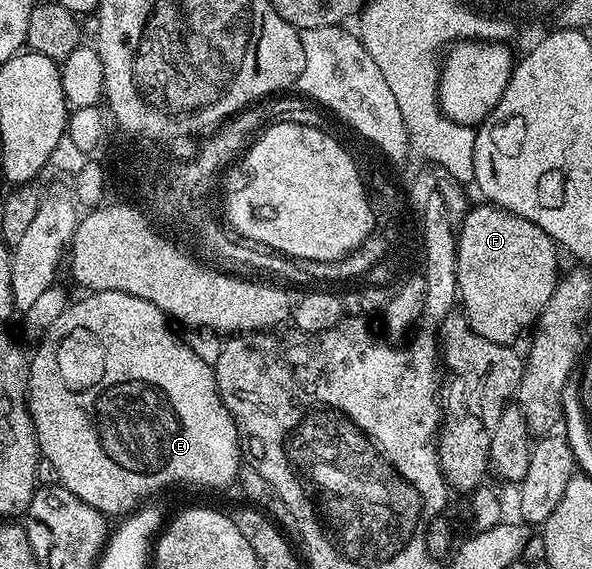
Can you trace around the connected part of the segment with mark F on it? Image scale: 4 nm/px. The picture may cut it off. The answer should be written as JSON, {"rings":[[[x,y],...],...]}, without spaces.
{"rings":[[[473,205],[458,226],[456,235],[458,302],[464,317],[468,320],[468,327],[475,330],[478,336],[507,346],[515,343],[515,338],[524,329],[527,331],[535,327],[536,318],[546,308],[561,273],[560,262],[556,259],[558,247],[546,231],[537,229],[536,234],[532,234],[533,223],[526,221],[522,216],[503,210],[500,206],[483,205]]]}

